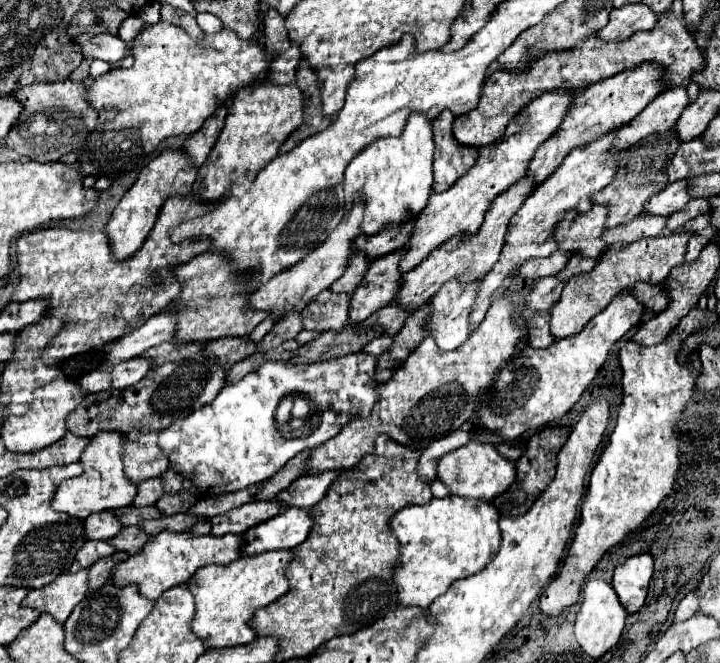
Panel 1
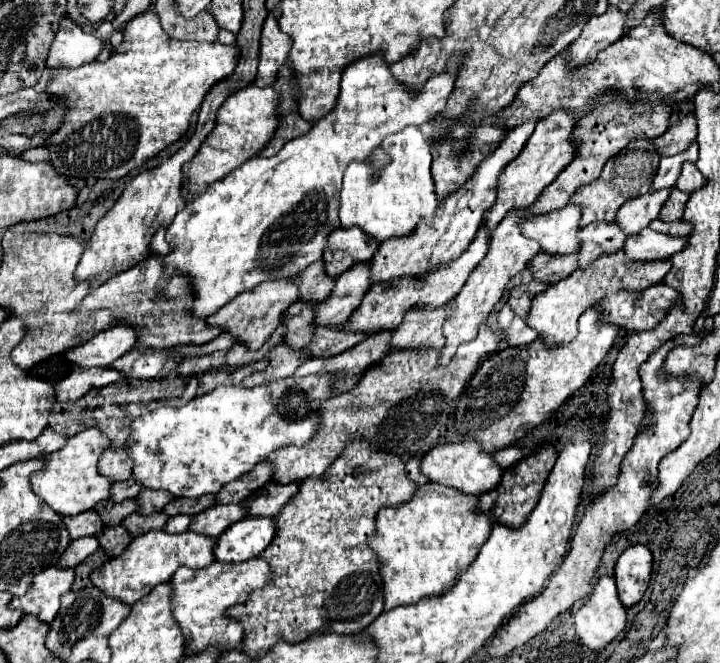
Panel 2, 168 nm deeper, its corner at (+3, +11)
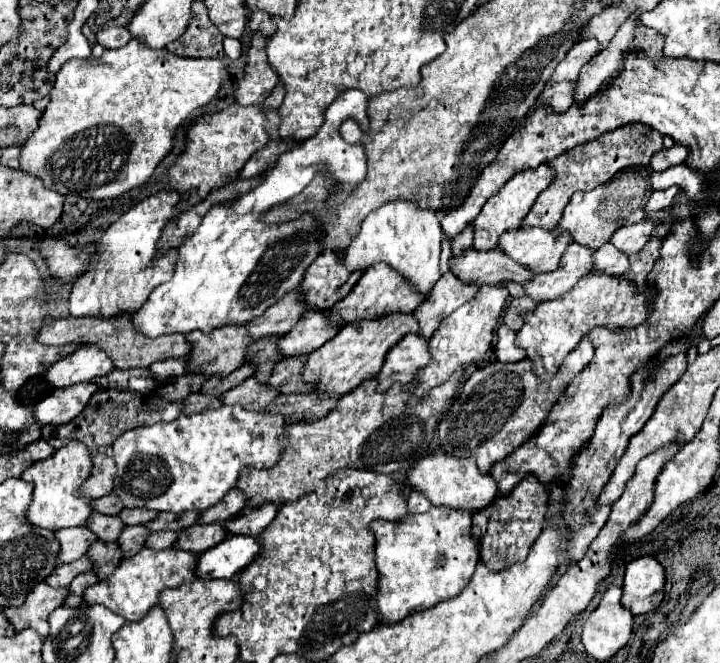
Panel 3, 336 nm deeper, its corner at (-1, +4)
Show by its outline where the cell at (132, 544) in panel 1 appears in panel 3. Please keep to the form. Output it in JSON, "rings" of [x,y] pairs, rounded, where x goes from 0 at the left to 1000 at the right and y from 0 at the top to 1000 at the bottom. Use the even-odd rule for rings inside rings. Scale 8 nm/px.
{"rings":[[[133,816],[125,831],[125,843],[131,846],[131,858],[136,864],[136,873],[147,873],[169,846],[169,831],[164,819],[142,819]]]}

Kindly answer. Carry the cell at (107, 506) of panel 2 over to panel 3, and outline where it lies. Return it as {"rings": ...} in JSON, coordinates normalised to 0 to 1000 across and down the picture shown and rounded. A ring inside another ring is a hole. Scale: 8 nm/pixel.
{"rings":[[[131,774],[125,777],[119,795],[125,801],[131,801],[136,807],[136,813],[142,816],[164,816],[172,789],[164,783],[164,777],[142,777],[142,774]]]}

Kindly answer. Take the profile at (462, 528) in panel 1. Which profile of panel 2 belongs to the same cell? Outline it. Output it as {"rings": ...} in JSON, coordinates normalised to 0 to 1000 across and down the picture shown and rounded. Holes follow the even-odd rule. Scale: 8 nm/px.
{"rings":[[[589,730],[578,739],[572,754],[561,763],[531,766],[522,778],[522,805],[514,811],[514,827],[525,836],[528,869],[533,881],[533,917],[544,920],[550,914],[578,911],[589,899],[608,899],[625,890],[636,869],[658,848],[664,830],[678,814],[683,802],[683,784],[678,778],[661,775],[664,748],[636,742],[611,730]]]}

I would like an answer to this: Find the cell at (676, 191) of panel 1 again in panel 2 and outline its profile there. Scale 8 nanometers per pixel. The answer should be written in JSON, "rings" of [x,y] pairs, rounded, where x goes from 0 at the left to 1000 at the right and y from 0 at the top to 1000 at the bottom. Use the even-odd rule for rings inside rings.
{"rings":[[[914,287],[908,293],[894,293],[886,299],[872,302],[869,308],[861,311],[856,323],[856,338],[864,344],[869,356],[886,353],[892,344],[897,344],[908,329],[914,329],[914,320],[919,308],[925,305],[931,287]]]}

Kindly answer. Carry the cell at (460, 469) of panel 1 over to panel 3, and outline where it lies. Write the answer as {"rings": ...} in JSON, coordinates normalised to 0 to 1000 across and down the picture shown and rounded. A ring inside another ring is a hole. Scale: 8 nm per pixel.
{"rings":[[[603,683],[586,689],[578,704],[567,713],[569,735],[586,741],[600,762],[611,765],[631,765],[631,768],[647,768],[647,771],[667,771],[678,765],[686,750],[692,747],[692,732],[683,722],[681,713],[667,713],[658,692],[653,689],[631,689],[619,683]]]}

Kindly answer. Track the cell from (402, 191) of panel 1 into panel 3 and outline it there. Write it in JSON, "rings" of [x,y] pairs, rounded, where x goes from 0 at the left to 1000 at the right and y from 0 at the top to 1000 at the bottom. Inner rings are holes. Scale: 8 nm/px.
{"rings":[[[550,300],[533,306],[503,333],[497,354],[492,354],[486,370],[478,376],[478,397],[483,409],[503,409],[519,397],[533,394],[558,412],[583,442],[594,442],[614,418],[608,403],[614,360],[617,351],[606,318],[586,315],[581,300]]]}

